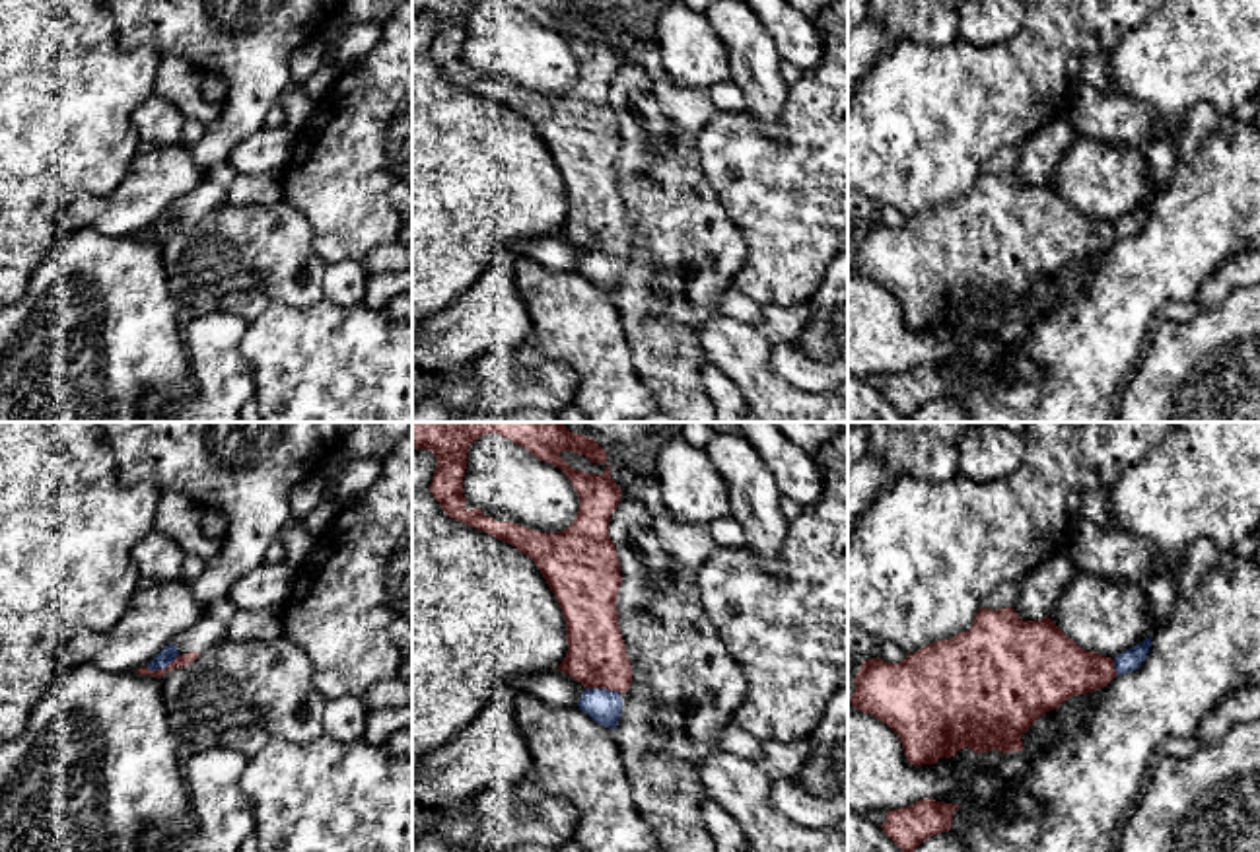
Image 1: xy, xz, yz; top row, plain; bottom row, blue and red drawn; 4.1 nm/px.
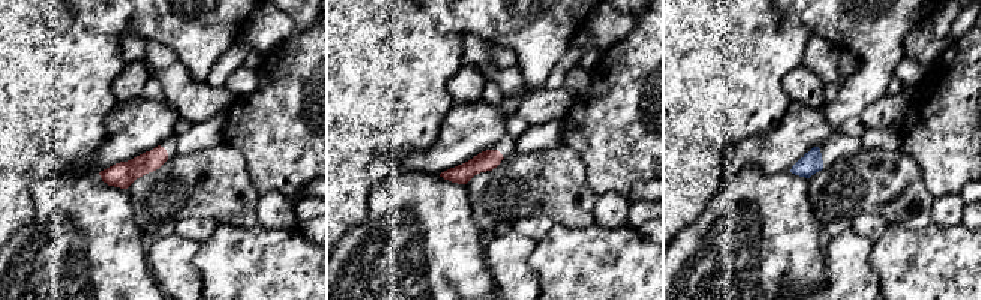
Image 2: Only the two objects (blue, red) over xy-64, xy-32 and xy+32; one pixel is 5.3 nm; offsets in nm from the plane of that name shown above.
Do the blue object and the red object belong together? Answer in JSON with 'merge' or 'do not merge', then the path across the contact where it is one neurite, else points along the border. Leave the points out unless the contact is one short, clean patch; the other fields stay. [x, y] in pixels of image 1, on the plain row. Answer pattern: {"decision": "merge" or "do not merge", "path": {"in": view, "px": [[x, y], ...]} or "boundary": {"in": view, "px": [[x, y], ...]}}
{"decision": "merge", "path": {"in": "xy", "px": [[168, 218], [160, 232], [172, 224], [185, 224]]}}

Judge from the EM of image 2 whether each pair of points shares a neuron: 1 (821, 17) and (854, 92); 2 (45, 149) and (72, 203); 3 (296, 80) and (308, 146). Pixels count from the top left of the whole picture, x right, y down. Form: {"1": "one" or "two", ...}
{"1": "one", "2": "two", "3": "one"}

